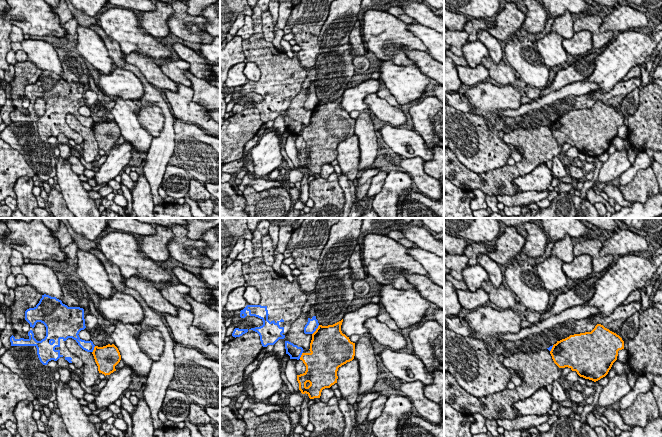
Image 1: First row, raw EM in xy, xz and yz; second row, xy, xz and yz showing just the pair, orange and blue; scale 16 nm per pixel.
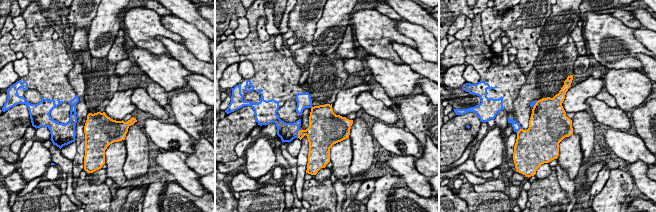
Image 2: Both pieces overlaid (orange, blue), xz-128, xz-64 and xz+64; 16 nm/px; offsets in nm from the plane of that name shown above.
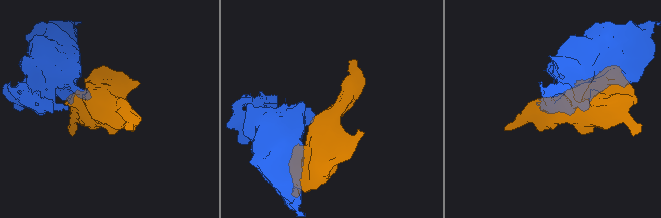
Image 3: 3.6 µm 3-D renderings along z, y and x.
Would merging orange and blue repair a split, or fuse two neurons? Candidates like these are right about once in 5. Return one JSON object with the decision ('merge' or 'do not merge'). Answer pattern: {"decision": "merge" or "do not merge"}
{"decision": "do not merge"}

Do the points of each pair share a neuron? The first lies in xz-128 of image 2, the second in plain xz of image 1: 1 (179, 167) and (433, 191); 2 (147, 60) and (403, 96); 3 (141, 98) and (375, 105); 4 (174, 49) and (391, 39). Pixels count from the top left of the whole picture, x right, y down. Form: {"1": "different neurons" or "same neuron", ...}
{"1": "same neuron", "2": "same neuron", "3": "same neuron", "4": "different neurons"}

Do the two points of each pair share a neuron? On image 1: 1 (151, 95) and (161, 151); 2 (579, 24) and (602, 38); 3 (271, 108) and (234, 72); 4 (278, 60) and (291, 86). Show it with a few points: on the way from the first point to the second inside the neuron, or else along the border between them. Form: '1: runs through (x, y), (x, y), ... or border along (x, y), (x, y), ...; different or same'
1: runs through (164, 107), (168, 115), (167, 137); same
2: runs through (585, 24), (589, 25), (596, 32); same
3: border along (247, 80), (240, 87); different
4: runs through (278, 66), (278, 72), (285, 80); same

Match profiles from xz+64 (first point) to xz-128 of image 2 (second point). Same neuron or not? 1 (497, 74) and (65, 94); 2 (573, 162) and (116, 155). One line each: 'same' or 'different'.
1: same
2: same

